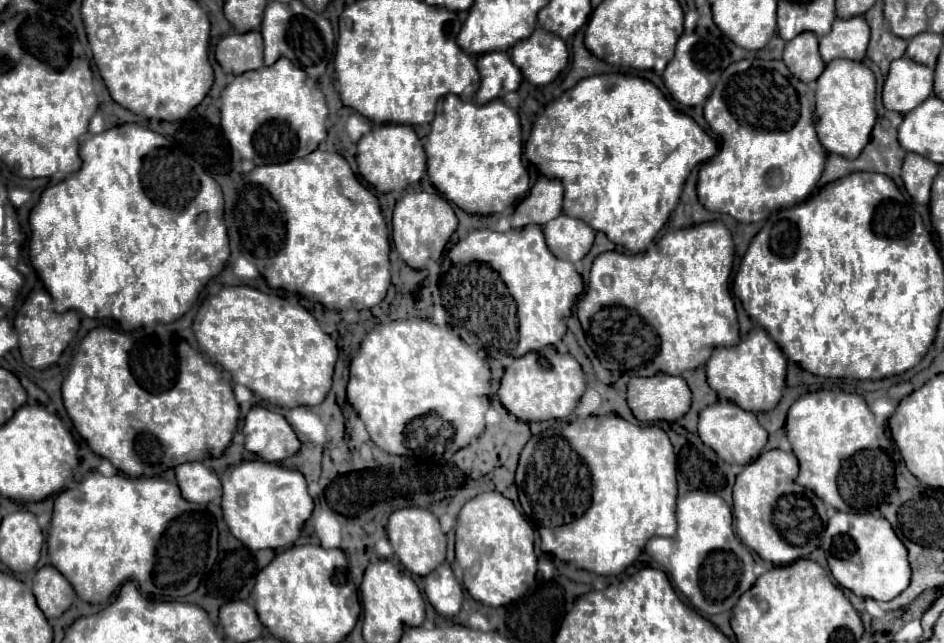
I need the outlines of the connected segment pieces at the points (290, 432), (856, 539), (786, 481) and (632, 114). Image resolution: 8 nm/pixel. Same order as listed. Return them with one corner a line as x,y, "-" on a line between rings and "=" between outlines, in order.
252,407
248,411
242,433
246,437
244,447
270,463
280,463
300,449
300,441
288,421
264,407
=
838,511
828,521
822,539
822,549
826,551
828,567
834,579
858,597
890,601
900,595
910,583
912,571
908,563
908,551
896,537
892,525
882,515
=
764,451
756,461
744,467
744,471
738,475
734,485
734,519
736,519
736,535
738,539
756,551
764,561
770,561
774,565
786,565
802,557
800,547
788,545
780,533
772,525
772,509
778,501
778,497
788,493
804,493
804,487
796,483
798,477
798,463
792,451
=
606,73
582,79
548,105
532,127
524,155
542,176
564,183
566,215
584,219
592,229
606,233
612,243
638,253
654,243
656,233
668,221
690,171
716,151
714,139
692,117
676,111
654,83
622,73

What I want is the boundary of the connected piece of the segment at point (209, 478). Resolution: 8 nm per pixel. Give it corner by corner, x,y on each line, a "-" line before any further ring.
200,461
182,463
176,467
176,481
184,499
192,503
210,503
222,495
218,475

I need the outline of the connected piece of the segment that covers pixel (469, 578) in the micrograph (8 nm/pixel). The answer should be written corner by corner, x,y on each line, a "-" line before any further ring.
490,491
470,499
456,525
456,563
464,571
468,593
490,607
502,607
520,599
536,579
534,529
510,499

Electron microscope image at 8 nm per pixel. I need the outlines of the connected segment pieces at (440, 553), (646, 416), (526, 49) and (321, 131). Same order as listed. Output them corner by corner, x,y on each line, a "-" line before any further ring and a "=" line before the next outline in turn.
404,507
390,515
388,519
388,539
398,555
400,563
414,575
428,575
446,559
446,537
440,529
438,519
422,507
=
666,373
632,377
628,383
628,405
638,421
676,421
690,409
690,389
682,377
=
536,29
512,49
512,63
532,85
548,85
568,65
566,43
550,31
=
278,59
272,67
262,67
256,71
246,71
222,91
222,131
228,139
230,147
240,153
242,159
250,159
256,165
268,165
268,163
286,163
296,157
306,157
308,153
316,151
320,141
326,139
326,117
328,107
324,93
312,81
302,69
294,67
290,59

